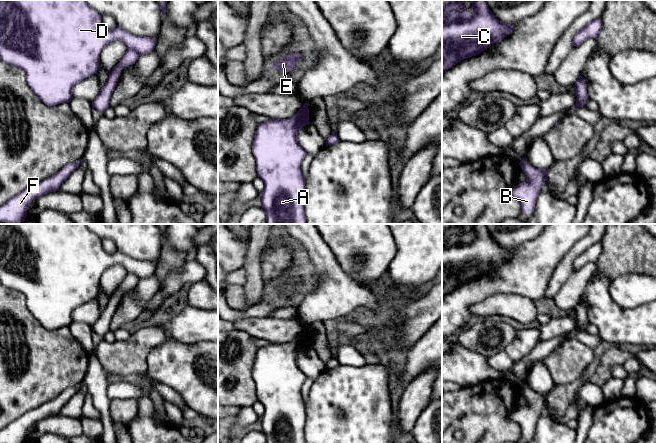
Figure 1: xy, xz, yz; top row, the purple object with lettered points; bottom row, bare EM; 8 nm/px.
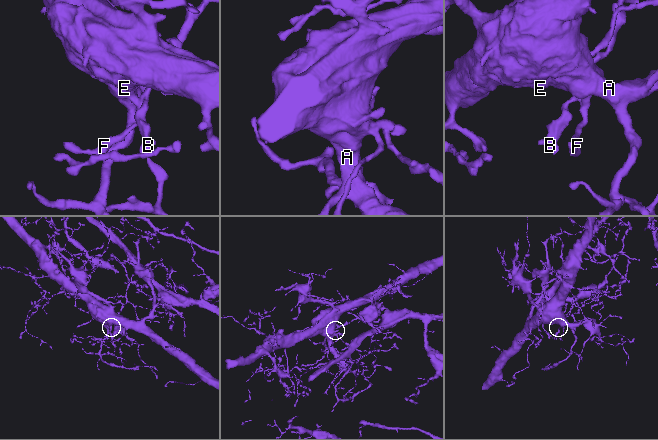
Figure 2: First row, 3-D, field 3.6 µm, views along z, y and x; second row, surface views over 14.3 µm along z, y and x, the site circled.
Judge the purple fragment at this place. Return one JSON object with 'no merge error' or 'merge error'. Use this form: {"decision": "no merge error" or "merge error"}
{"decision": "merge error"}

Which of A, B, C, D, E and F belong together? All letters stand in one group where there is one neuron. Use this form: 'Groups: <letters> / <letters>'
Groups: A C D E F / B

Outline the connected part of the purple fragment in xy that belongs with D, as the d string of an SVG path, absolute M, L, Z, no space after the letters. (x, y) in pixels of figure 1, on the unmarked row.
M0 224L1 285L21 292L32 316L48 330L69 327L73 322L72 313L97 298L102 274L115 264L122 265L127 273L136 275L139 280L152 276L157 267L155 261L137 260L118 250L107 253L102 247L102 240L86 224Z

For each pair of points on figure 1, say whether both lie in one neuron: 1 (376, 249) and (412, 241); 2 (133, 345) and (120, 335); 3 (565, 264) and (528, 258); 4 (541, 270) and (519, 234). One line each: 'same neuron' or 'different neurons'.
1: different neurons
2: different neurons
3: different neurons
4: different neurons

